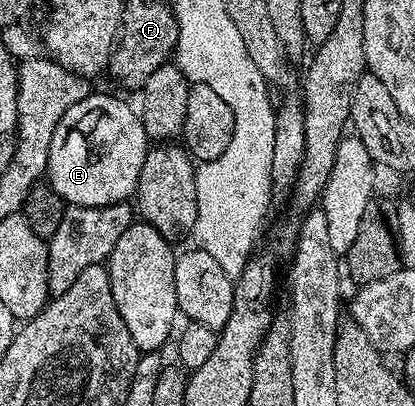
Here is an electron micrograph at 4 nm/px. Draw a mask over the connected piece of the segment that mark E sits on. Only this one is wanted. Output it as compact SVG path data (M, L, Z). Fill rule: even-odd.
M91 92L79 104L71 104L51 136L51 152L47 160L47 185L70 206L110 206L132 199L137 192L139 172L147 149L145 129L138 111L121 98Z

